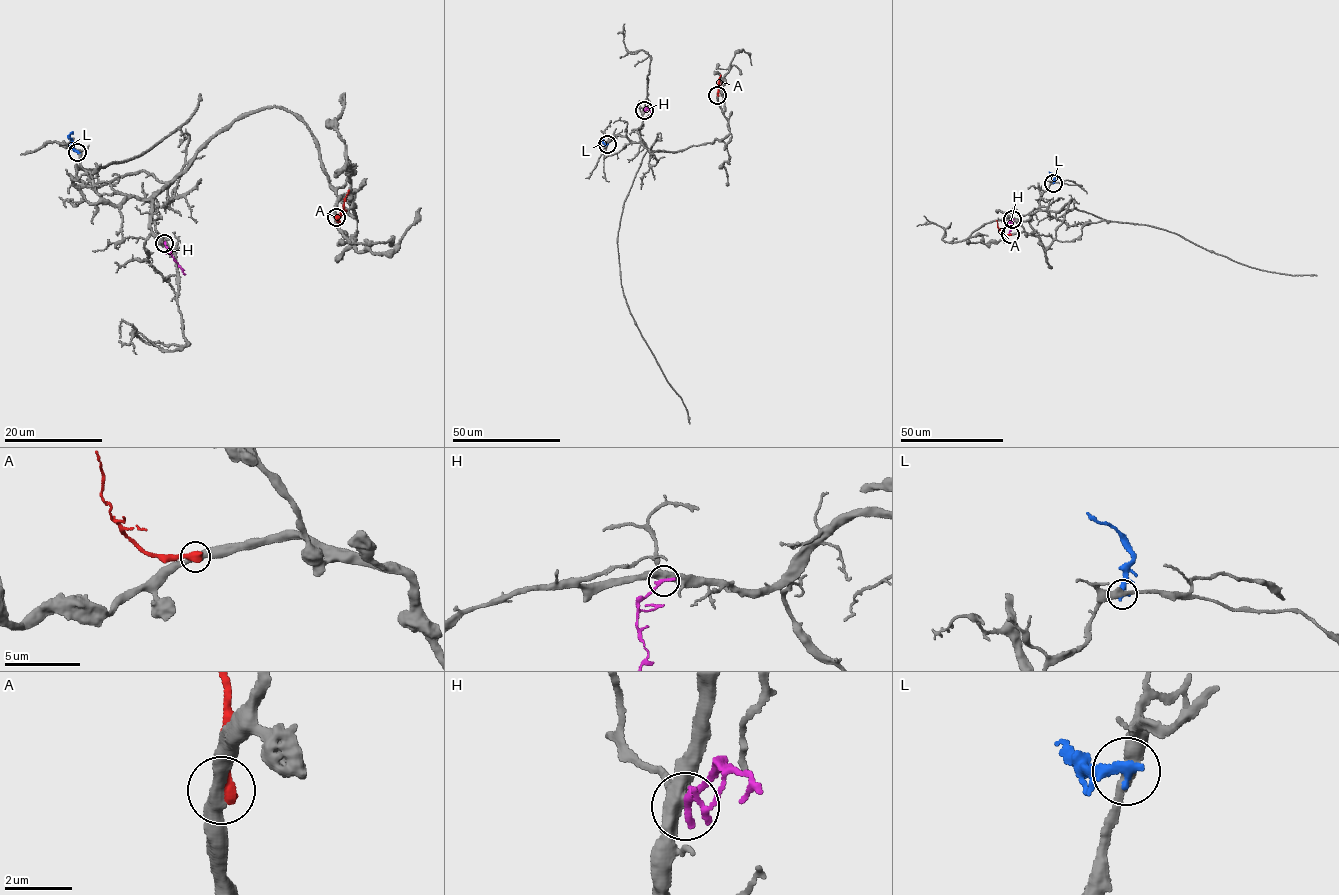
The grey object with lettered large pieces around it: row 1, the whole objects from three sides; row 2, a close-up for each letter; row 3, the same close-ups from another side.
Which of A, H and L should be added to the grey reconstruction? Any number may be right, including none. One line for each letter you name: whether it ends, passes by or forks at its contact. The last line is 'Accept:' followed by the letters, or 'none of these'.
Accept: none of these

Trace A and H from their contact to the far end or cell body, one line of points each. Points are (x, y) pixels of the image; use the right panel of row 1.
A: (1010, 234), (998, 229), (996, 220)
H: (1012, 219), (1009, 223), (1010, 235)

